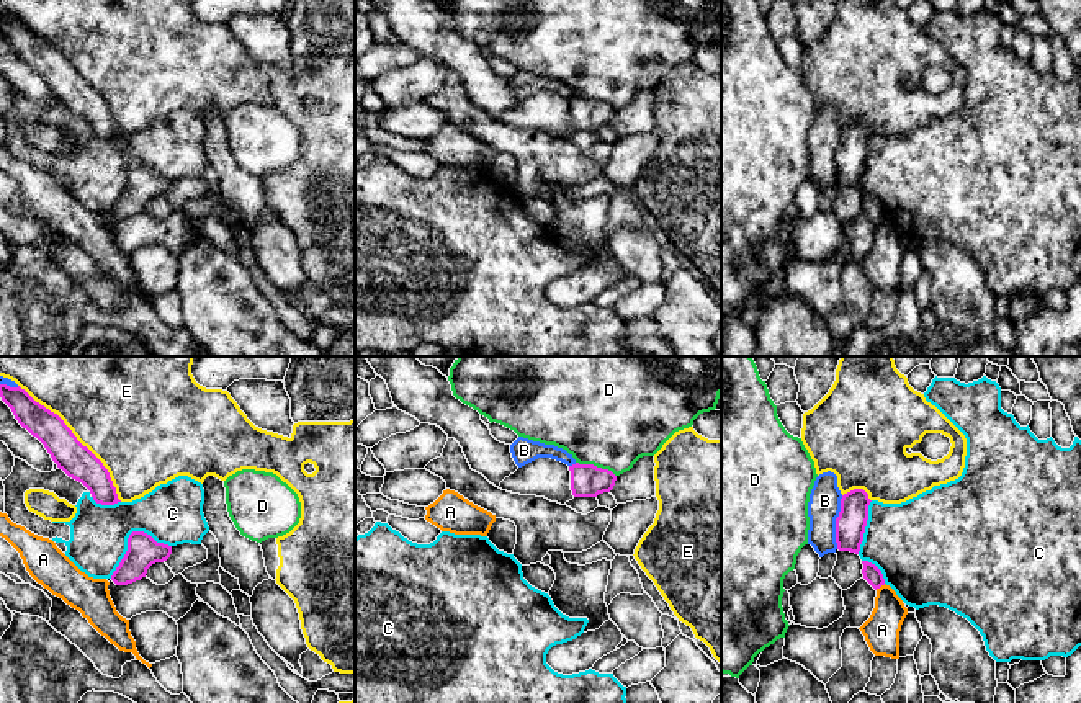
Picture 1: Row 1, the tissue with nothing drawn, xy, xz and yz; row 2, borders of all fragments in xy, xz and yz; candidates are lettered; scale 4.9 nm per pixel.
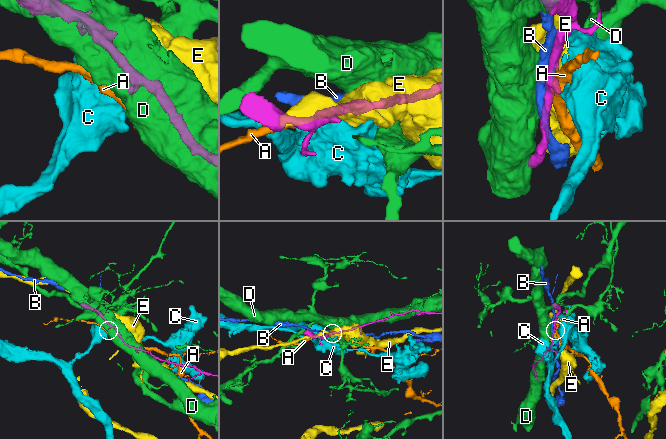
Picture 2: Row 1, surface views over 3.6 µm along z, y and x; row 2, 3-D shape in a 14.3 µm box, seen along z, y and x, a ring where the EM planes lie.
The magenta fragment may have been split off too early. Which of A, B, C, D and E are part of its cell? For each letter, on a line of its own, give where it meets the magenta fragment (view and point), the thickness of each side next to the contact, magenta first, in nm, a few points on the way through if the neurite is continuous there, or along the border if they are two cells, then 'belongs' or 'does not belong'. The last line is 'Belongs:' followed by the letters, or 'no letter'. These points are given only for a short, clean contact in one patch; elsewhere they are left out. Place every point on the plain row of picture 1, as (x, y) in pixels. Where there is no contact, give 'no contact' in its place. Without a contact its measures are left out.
A: contact yz (880, 219); calibres 90 and 180 nm; border yz (885, 218), (875, 223); does not belong
B: contact yz (836, 156); calibres 150 and 160 nm; does not belong
C: contact xy (130, 170); calibres 160 and 300 nm; does not belong
D: contact xz (596, 100); calibres 160 and 500 nm; does not belong
E: contact xy (76, 72); calibres 170 and 460 nm; does not belong
Belongs: no letter

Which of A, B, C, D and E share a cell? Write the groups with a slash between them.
A / B / C / D / E

